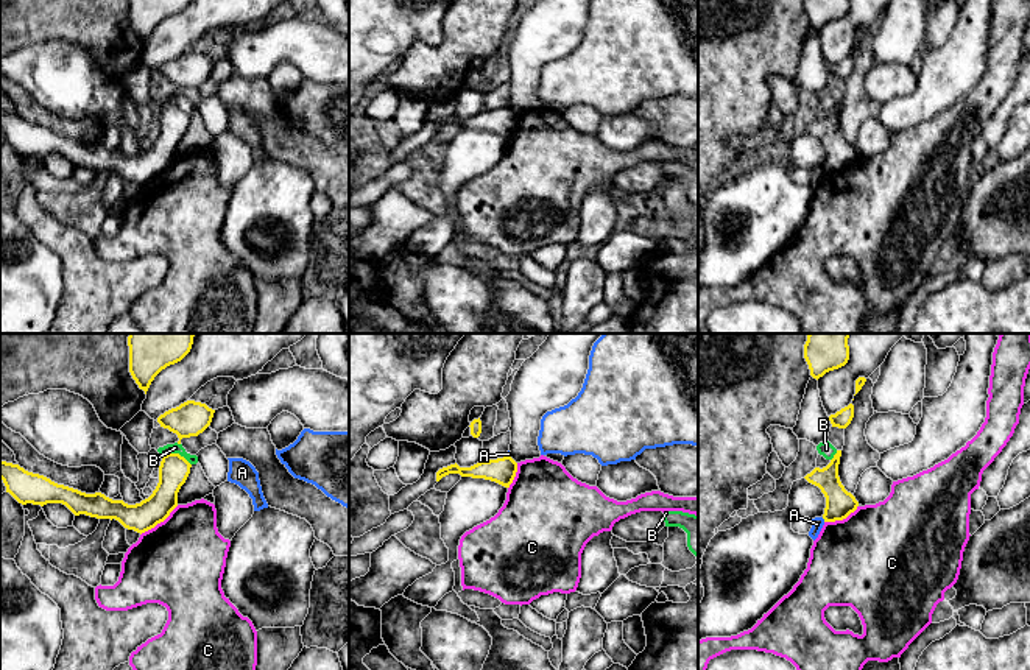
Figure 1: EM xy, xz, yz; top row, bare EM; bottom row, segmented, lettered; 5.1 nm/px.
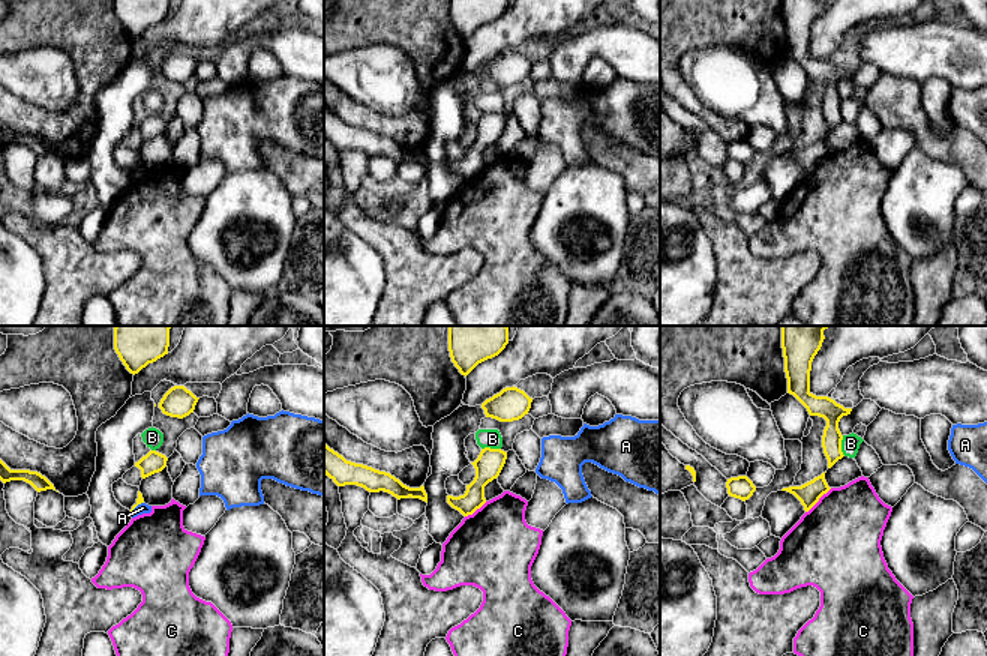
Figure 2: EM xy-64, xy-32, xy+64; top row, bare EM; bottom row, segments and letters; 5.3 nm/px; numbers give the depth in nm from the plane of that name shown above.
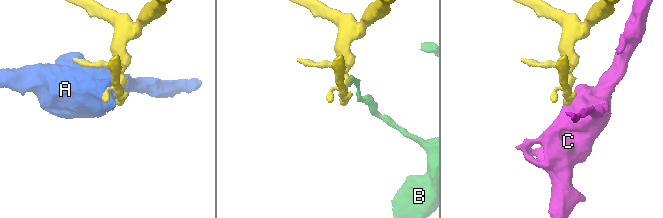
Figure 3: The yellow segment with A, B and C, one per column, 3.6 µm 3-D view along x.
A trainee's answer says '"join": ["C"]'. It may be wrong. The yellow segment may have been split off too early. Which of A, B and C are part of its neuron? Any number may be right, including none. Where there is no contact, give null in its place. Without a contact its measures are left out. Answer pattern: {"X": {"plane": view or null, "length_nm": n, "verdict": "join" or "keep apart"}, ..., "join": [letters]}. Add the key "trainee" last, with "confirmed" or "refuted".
{"A": {"plane": "yz", "length_nm": 30, "verdict": "keep apart"}, "B": {"plane": "xy", "length_nm": 170, "verdict": "keep apart"}, "C": {"plane": "xy", "length_nm": 260, "verdict": "keep apart"}, "join": [], "trainee": "refuted"}

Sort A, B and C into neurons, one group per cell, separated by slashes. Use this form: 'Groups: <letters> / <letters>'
Groups: A / B / C

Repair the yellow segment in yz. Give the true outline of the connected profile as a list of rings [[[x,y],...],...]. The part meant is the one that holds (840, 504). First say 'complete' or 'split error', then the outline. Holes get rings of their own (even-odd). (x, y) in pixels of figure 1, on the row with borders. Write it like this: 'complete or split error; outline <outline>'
complete; outline [[[837,450],[831,463],[820,469],[815,467],[804,478],[818,486],[826,497],[824,522],[835,522],[846,519],[859,506],[855,497],[845,489],[838,477],[841,450]]]

